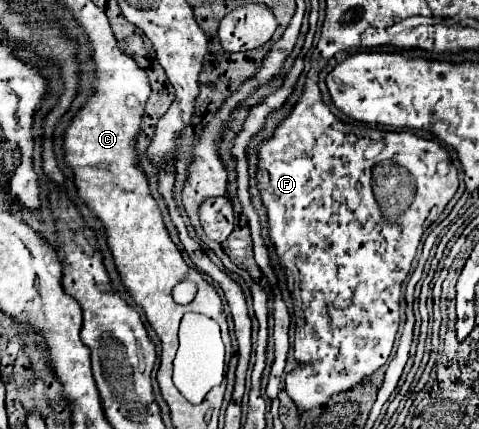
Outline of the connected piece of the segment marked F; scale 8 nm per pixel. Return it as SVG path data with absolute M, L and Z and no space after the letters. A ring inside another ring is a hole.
M307 81L303 97L299 97L291 113L279 121L273 135L265 139L259 149L255 179L269 217L269 239L279 256L291 245L301 243L295 265L301 275L299 289L303 301L305 331L307 337L317 337L305 339L307 345L297 345L295 341L295 359L301 365L285 377L285 391L295 401L299 411L311 411L325 405L333 395L353 389L365 377L373 375L381 365L387 363L399 327L401 283L411 269L423 235L423 225L433 209L437 211L437 215L441 215L441 211L459 187L457 169L453 167L445 147L441 147L437 141L423 139L411 131L383 132L382 139L385 159L391 159L405 167L413 175L417 187L417 195L411 207L395 223L385 221L371 191L371 169L377 165L377 159L369 159L367 149L379 141L379 131L341 123L321 101L321 91L317 91L315 81ZM363 283L367 287L375 287L375 291L363 295Z

